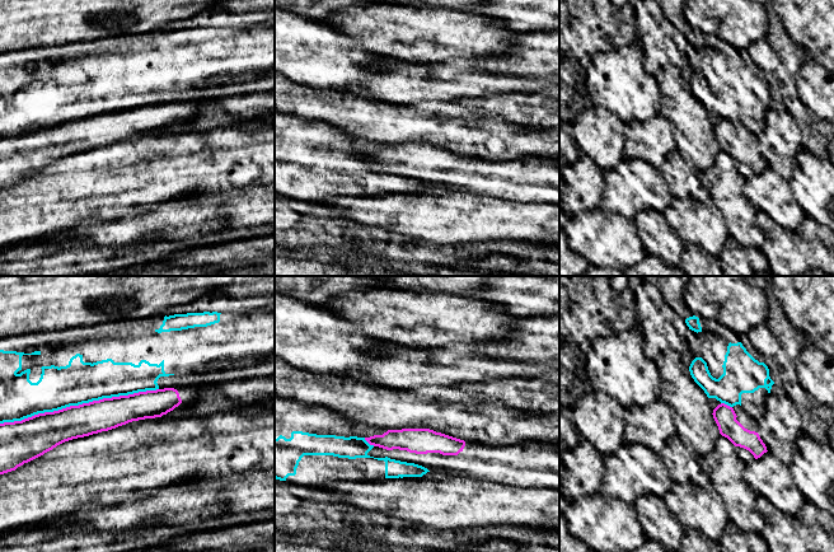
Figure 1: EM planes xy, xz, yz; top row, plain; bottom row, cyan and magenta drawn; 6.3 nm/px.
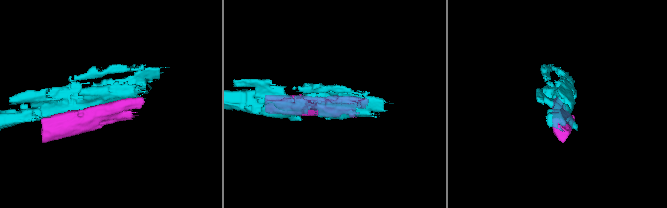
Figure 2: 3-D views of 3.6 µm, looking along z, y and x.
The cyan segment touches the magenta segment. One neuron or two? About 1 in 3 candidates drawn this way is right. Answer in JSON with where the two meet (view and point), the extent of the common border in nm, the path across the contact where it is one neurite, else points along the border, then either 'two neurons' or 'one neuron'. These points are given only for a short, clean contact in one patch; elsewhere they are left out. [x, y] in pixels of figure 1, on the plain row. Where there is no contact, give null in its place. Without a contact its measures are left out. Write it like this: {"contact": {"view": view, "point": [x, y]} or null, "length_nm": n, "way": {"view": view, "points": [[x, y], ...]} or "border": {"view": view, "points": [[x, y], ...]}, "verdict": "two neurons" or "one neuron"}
{"contact": {"view": "xy", "point": [79, 118]}, "length_nm": 1000, "verdict": "two neurons"}

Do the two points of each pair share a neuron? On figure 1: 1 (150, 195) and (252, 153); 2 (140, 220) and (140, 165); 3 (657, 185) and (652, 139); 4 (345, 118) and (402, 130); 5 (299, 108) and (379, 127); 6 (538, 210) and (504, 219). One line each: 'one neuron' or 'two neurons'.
1: one neuron
2: two neurons
3: two neurons
4: one neuron
5: one neuron
6: one neuron

